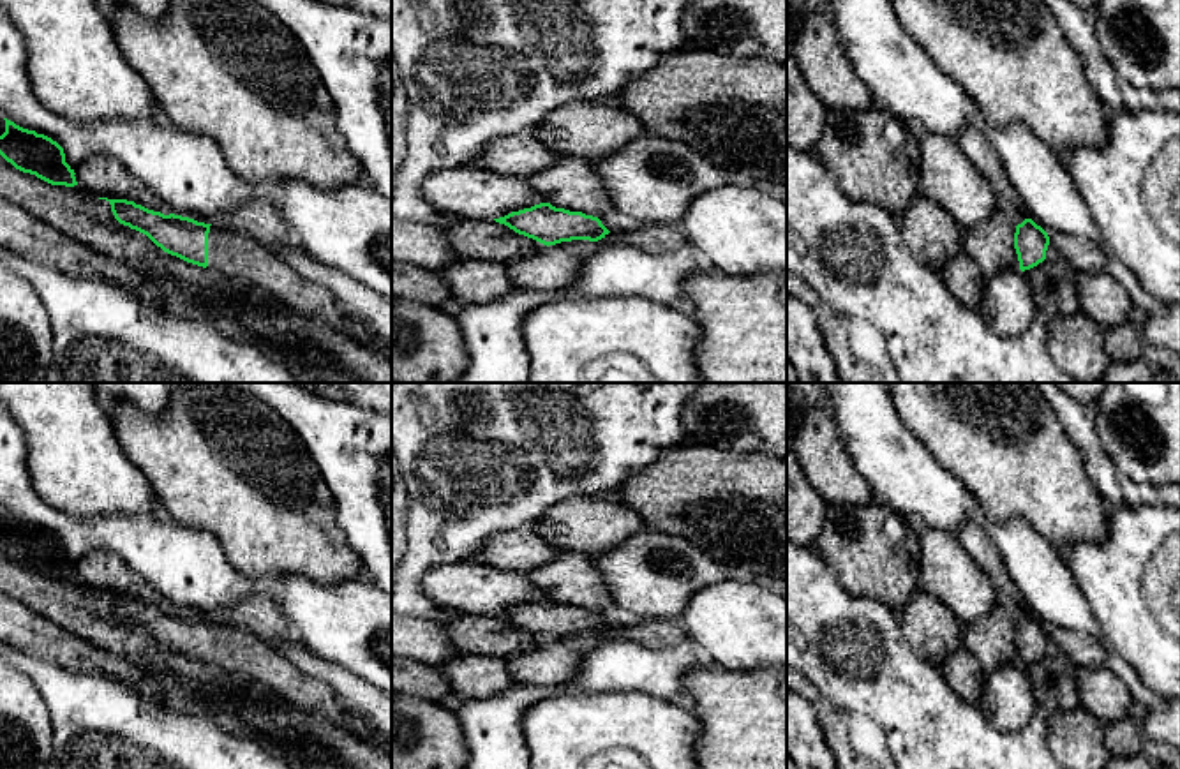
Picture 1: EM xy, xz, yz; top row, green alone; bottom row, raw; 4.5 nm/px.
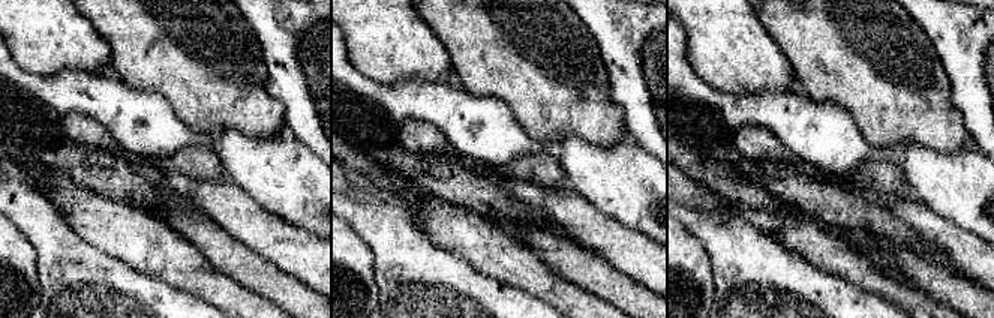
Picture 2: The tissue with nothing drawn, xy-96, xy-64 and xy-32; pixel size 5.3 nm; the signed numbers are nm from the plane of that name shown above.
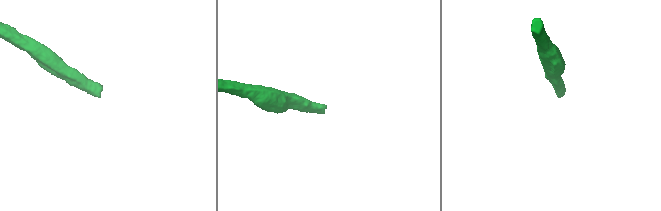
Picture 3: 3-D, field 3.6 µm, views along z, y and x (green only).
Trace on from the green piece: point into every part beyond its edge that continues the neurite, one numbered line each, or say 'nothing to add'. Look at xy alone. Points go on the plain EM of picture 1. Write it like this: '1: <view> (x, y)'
1: xy (235, 649)

